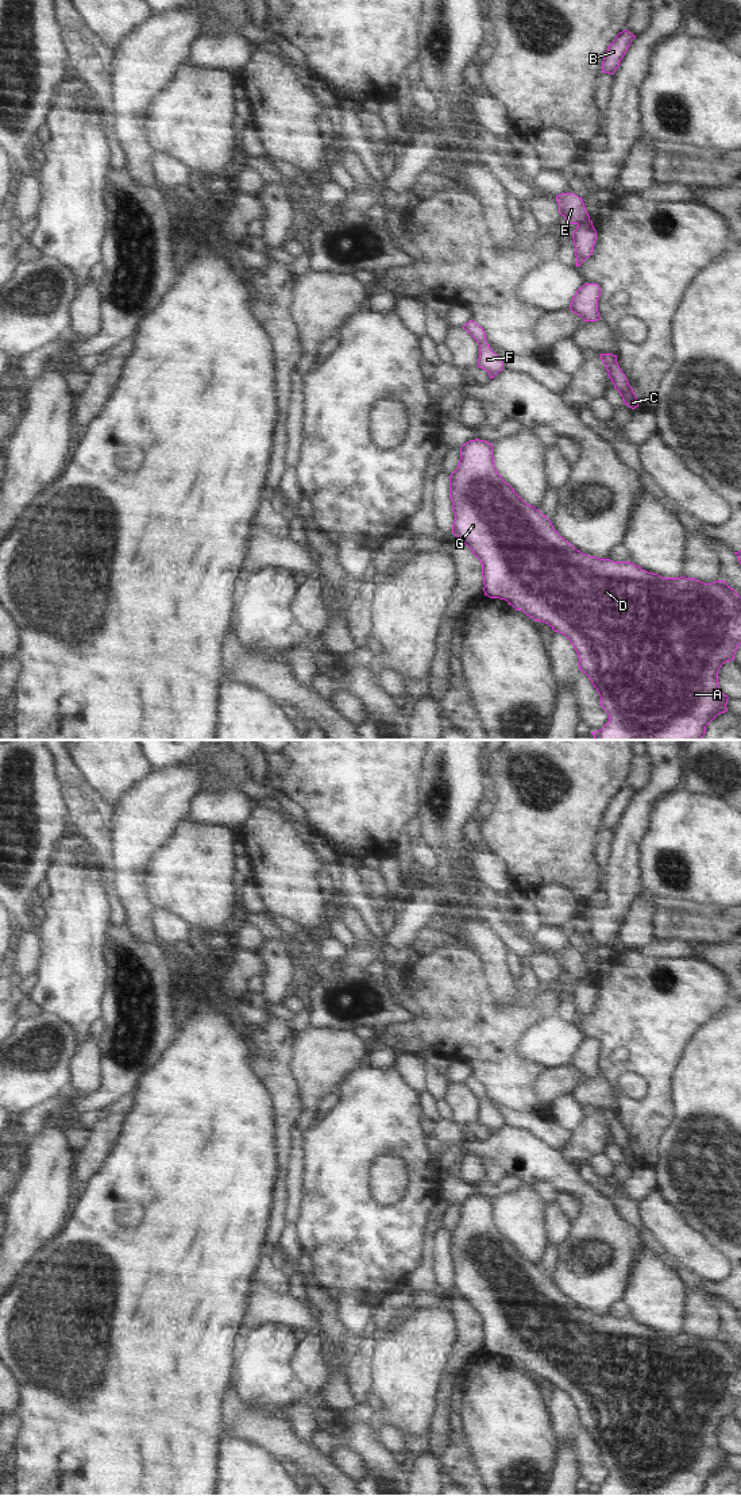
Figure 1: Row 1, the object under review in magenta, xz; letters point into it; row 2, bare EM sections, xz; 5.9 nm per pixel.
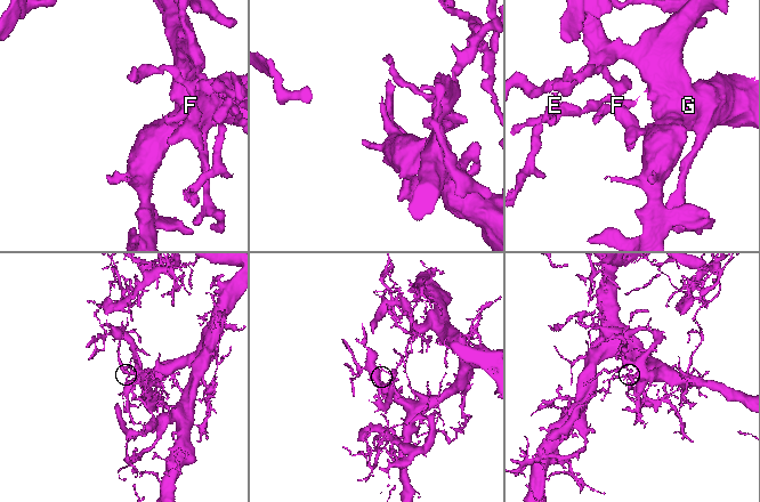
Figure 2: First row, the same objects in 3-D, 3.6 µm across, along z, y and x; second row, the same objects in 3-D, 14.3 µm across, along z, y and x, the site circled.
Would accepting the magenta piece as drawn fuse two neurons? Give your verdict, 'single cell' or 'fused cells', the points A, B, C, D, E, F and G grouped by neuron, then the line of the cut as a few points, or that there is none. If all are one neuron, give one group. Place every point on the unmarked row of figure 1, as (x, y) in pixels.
fused cells; A B C D F G / E; cut in xz along (589, 974), (578, 980)

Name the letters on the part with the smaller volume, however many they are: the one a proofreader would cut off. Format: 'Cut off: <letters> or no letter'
Cut off: E

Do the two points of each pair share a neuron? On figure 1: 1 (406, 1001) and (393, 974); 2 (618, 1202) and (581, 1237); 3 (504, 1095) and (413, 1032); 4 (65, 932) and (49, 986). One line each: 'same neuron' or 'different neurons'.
1: same neuron
2: different neurons
3: same neuron
4: same neuron

